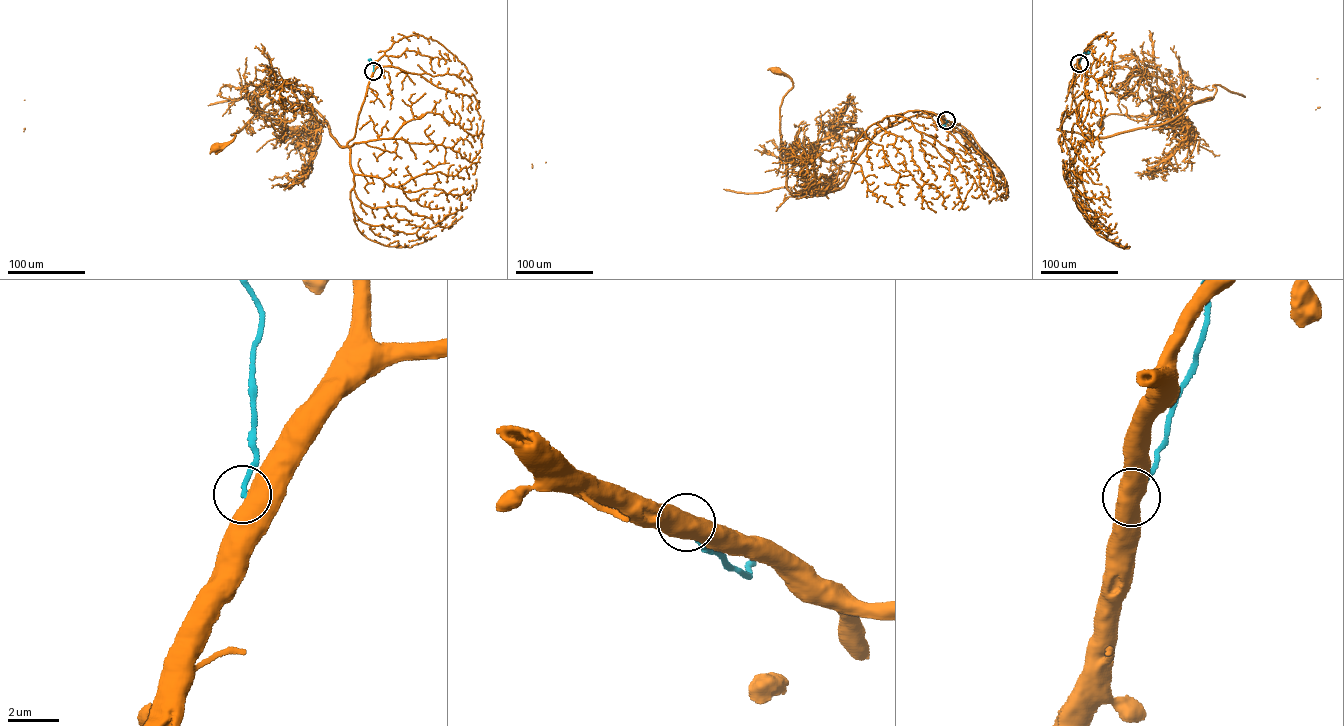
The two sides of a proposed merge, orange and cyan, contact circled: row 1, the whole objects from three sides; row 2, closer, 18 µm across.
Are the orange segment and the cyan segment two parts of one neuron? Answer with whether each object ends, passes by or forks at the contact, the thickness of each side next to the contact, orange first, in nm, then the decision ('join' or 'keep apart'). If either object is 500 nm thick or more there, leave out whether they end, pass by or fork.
800 nm thick on the orange side, 180 nm on the other; keep apart

